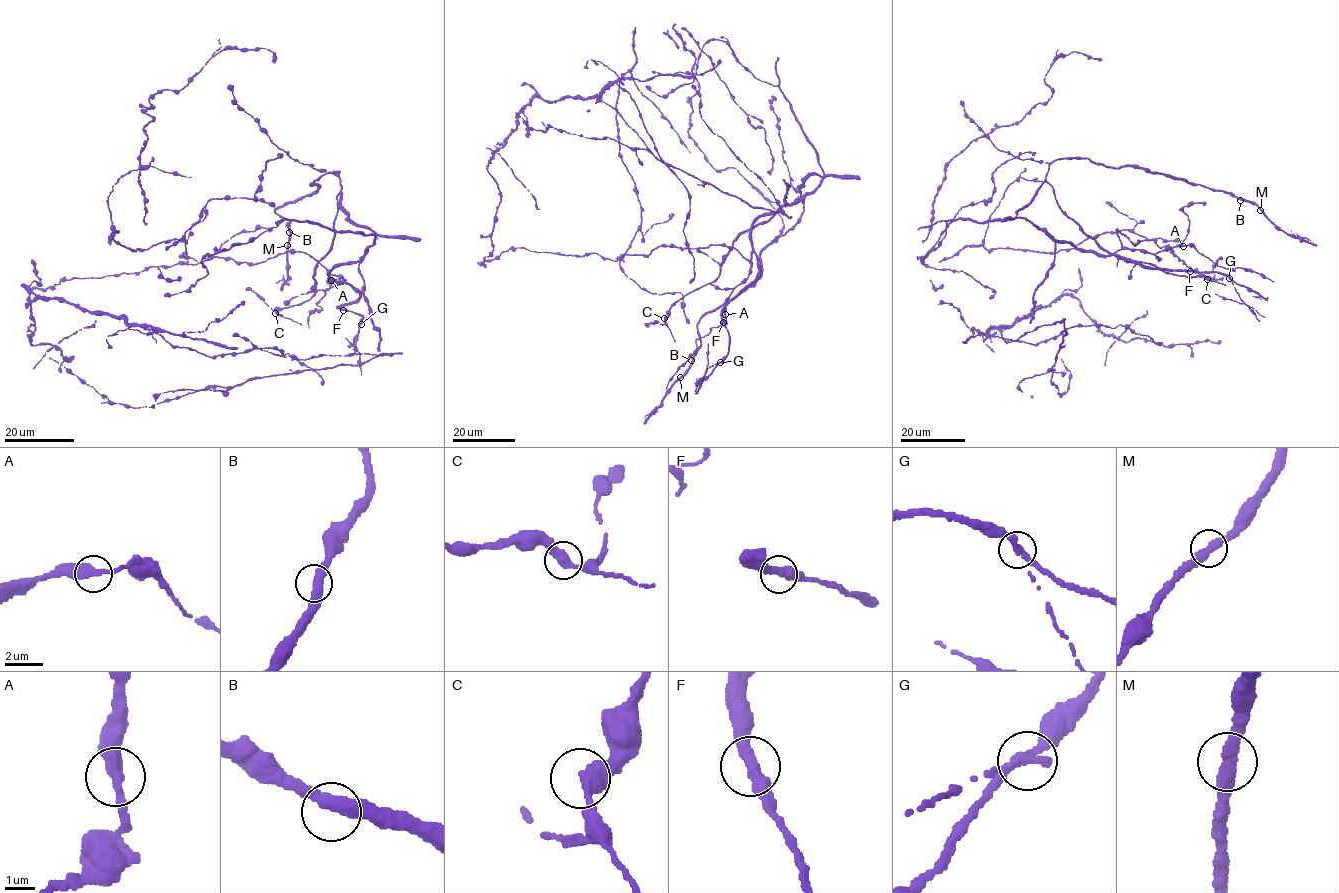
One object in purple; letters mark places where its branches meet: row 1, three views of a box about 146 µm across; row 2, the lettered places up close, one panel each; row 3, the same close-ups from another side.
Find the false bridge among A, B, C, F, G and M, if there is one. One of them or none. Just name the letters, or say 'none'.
G

